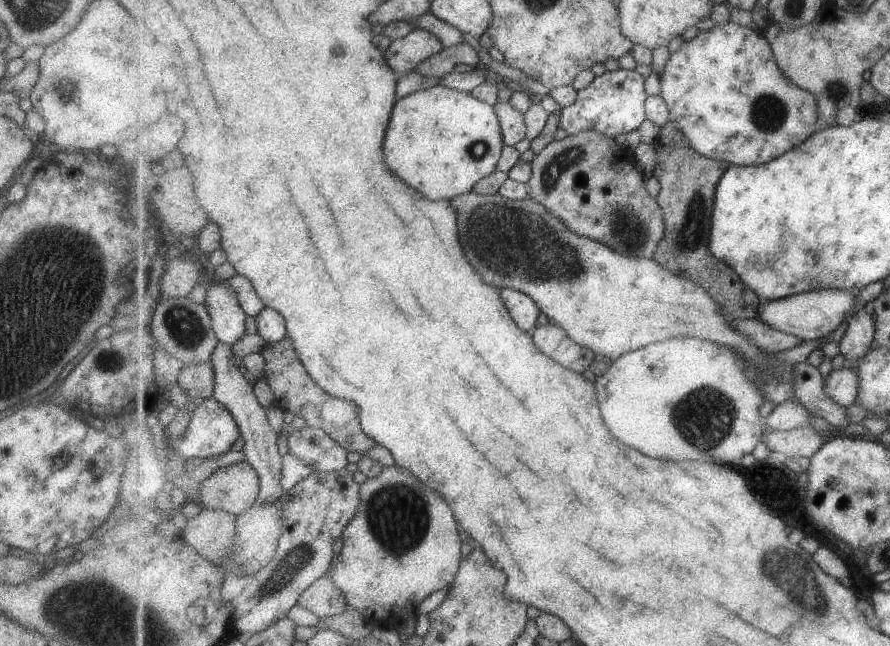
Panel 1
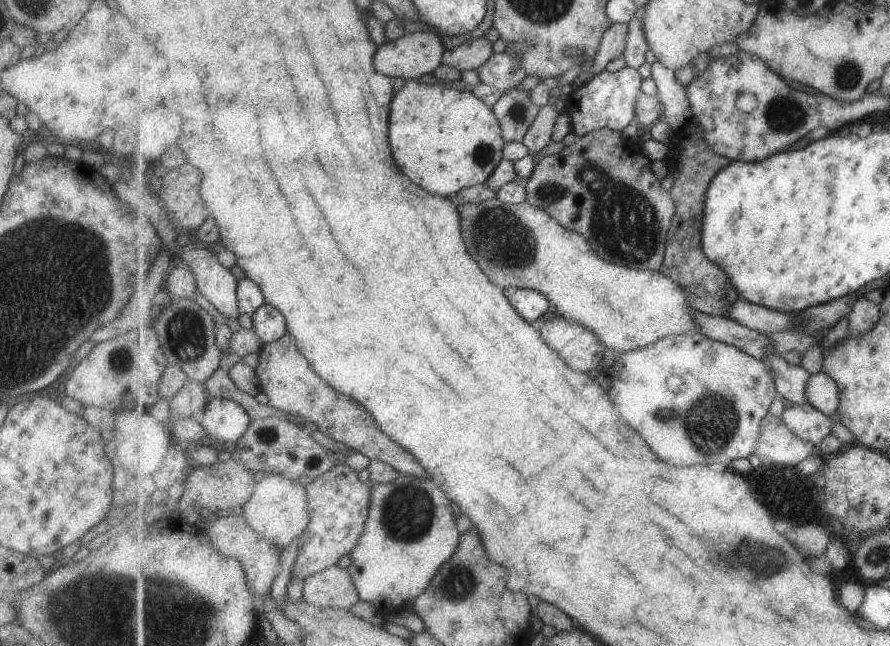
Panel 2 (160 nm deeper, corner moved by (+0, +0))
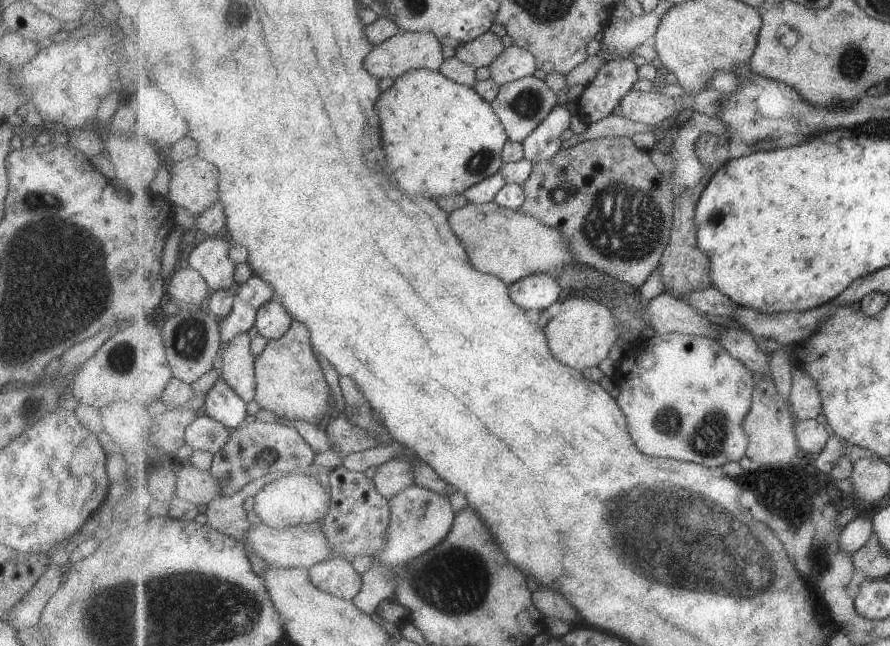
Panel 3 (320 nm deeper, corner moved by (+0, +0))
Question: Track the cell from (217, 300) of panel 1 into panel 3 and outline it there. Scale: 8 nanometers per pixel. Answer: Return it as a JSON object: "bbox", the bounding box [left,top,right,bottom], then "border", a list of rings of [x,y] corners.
{"bbox":[189,234,237,293],"border":[[[221,234],[215,237],[208,237],[189,253],[189,266],[197,269],[205,277],[205,280],[209,283],[211,293],[217,289],[230,289],[237,283],[235,280],[235,268],[237,268],[237,264],[229,258],[231,247],[233,247],[233,244],[229,238],[225,234]]]}

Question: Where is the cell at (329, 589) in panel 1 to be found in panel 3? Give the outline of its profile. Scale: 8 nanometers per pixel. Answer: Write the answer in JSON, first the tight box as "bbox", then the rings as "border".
{"bbox":[310,557,362,600],"border":[[[333,557],[310,568],[316,587],[336,597],[353,600],[362,589],[362,574],[343,557]]]}

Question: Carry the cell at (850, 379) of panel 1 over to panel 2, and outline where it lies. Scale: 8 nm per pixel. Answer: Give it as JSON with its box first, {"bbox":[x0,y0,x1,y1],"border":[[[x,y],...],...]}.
{"bbox":[807,373,841,416],"border":[[[817,373],[811,376],[807,388],[807,400],[809,403],[826,416],[837,414],[841,402],[841,390],[828,373]]]}

